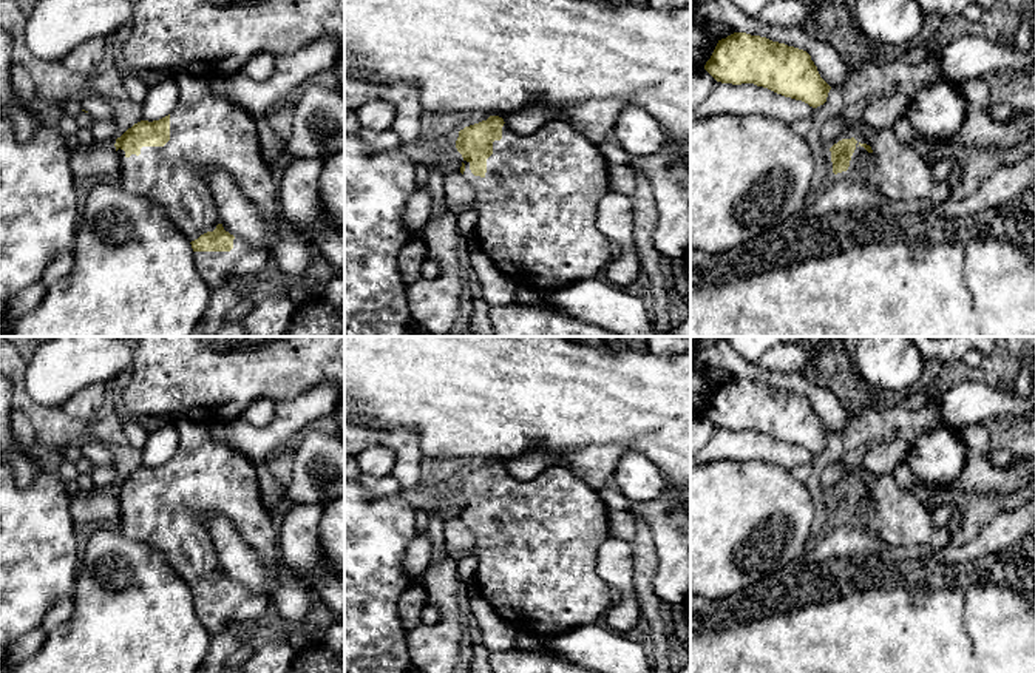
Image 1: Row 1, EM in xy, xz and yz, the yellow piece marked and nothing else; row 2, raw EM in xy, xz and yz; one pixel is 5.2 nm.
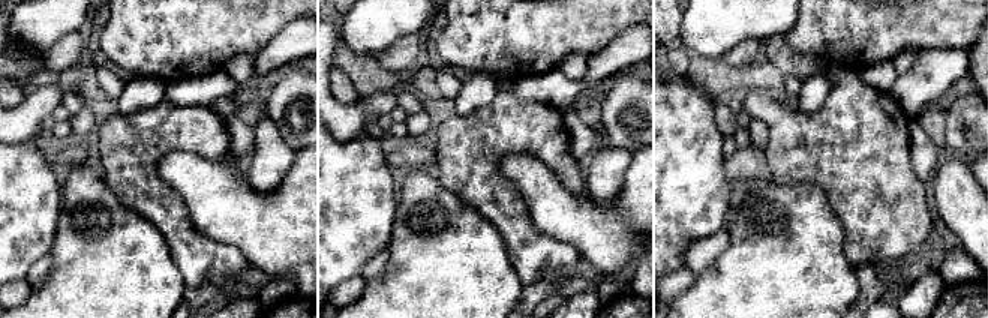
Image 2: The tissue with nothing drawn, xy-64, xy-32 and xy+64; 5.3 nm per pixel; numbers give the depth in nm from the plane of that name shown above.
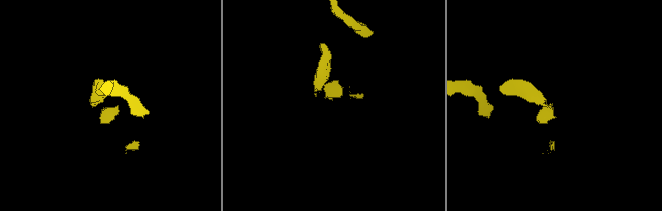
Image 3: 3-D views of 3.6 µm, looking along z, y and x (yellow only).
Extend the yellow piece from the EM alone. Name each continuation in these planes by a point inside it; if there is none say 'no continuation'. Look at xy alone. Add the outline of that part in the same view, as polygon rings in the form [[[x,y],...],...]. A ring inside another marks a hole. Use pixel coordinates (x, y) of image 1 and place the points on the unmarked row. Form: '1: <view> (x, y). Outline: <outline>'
1: xy (206, 477). Outline: [[[184,420],[179,426],[179,446],[170,458],[170,486],[164,492],[142,492],[139,502],[130,503],[119,494],[119,531],[161,551],[190,588],[221,570],[199,520],[204,514],[230,519],[266,566],[278,563],[277,522],[261,502],[255,463],[215,443],[212,426],[196,420]]]

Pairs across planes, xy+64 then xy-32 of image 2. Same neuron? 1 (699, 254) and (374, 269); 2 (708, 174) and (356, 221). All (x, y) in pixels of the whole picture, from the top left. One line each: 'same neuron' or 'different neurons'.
1: same neuron
2: same neuron

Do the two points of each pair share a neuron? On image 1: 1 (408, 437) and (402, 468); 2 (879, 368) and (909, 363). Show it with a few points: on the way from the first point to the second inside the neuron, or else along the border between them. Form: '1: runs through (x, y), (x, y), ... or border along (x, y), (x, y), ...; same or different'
1: runs through (407, 445), (407, 460); same
2: runs through (887, 363), (901, 363); same

